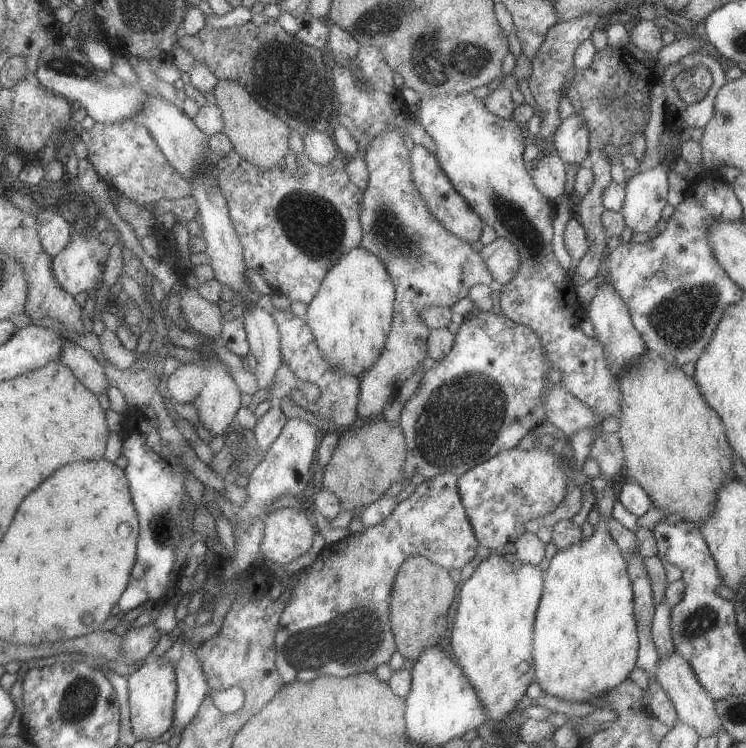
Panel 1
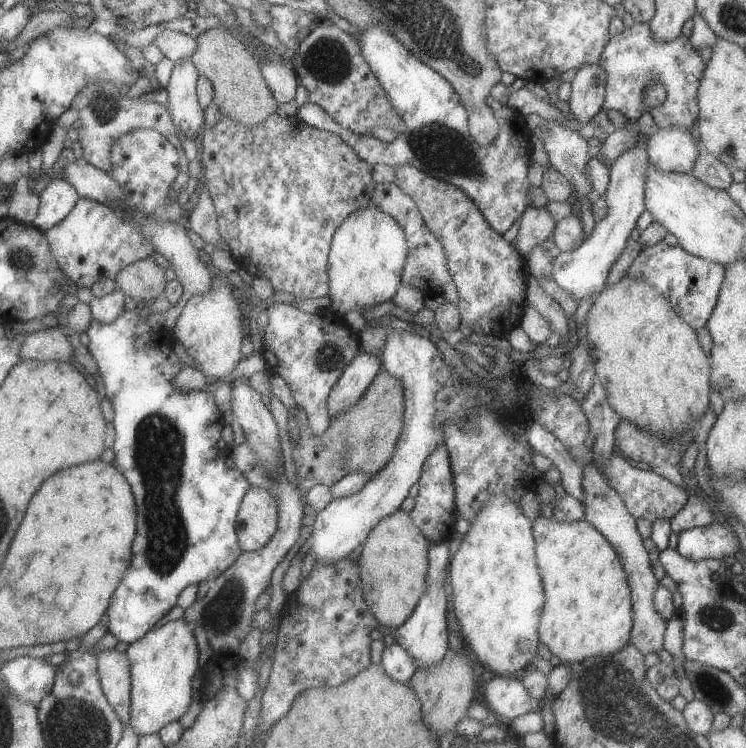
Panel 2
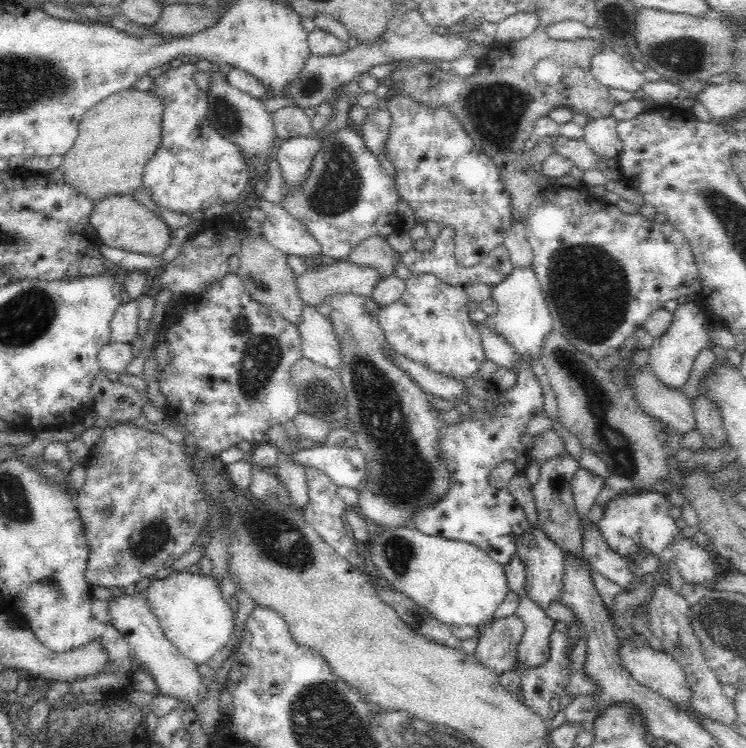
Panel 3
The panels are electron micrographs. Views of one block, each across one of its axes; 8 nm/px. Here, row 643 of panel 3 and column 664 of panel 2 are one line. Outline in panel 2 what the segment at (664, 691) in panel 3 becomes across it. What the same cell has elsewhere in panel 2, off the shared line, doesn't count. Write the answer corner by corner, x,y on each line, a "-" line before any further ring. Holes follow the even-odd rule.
594,465
582,468
582,506
584,520
589,522
608,542
617,554
623,571
627,576
630,589
633,625
630,631
630,644
633,644
644,656
650,652
658,653
662,649
662,639
666,628
665,620
654,612
652,593
658,586
650,568
650,561
636,530
636,521
625,509
621,498
608,486
608,482

